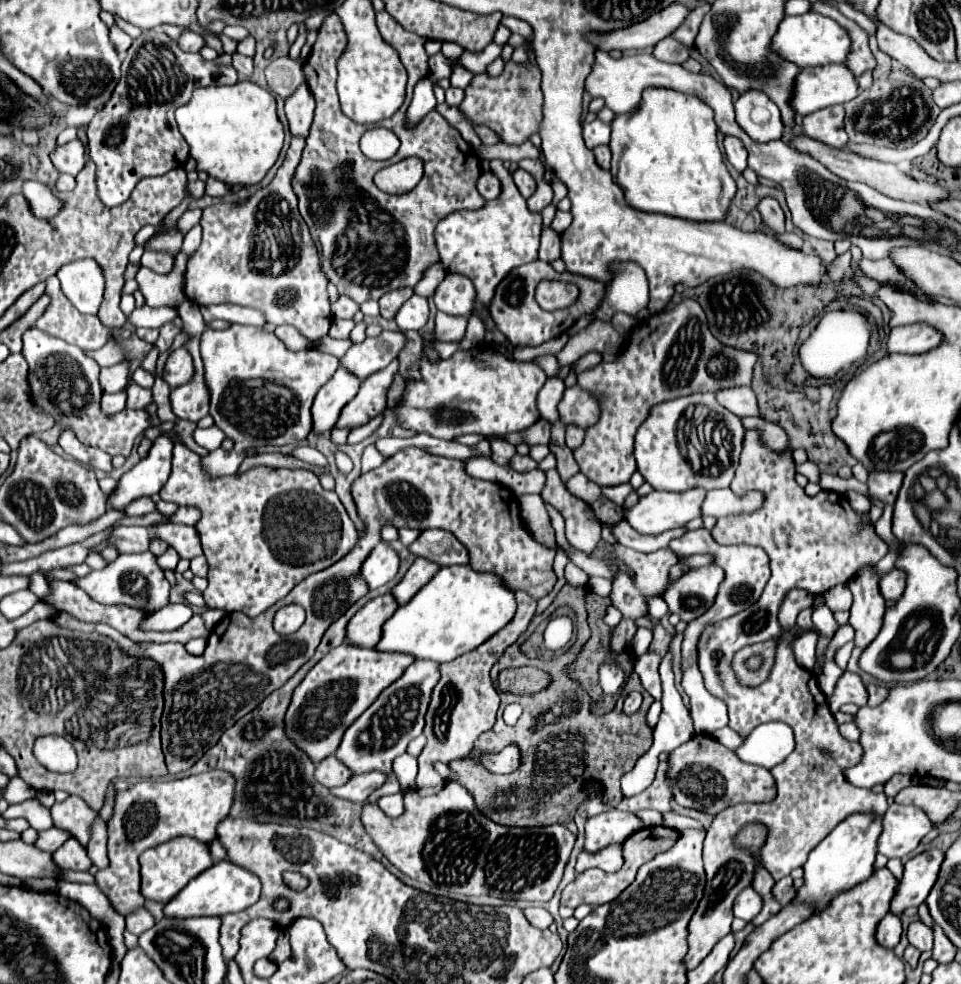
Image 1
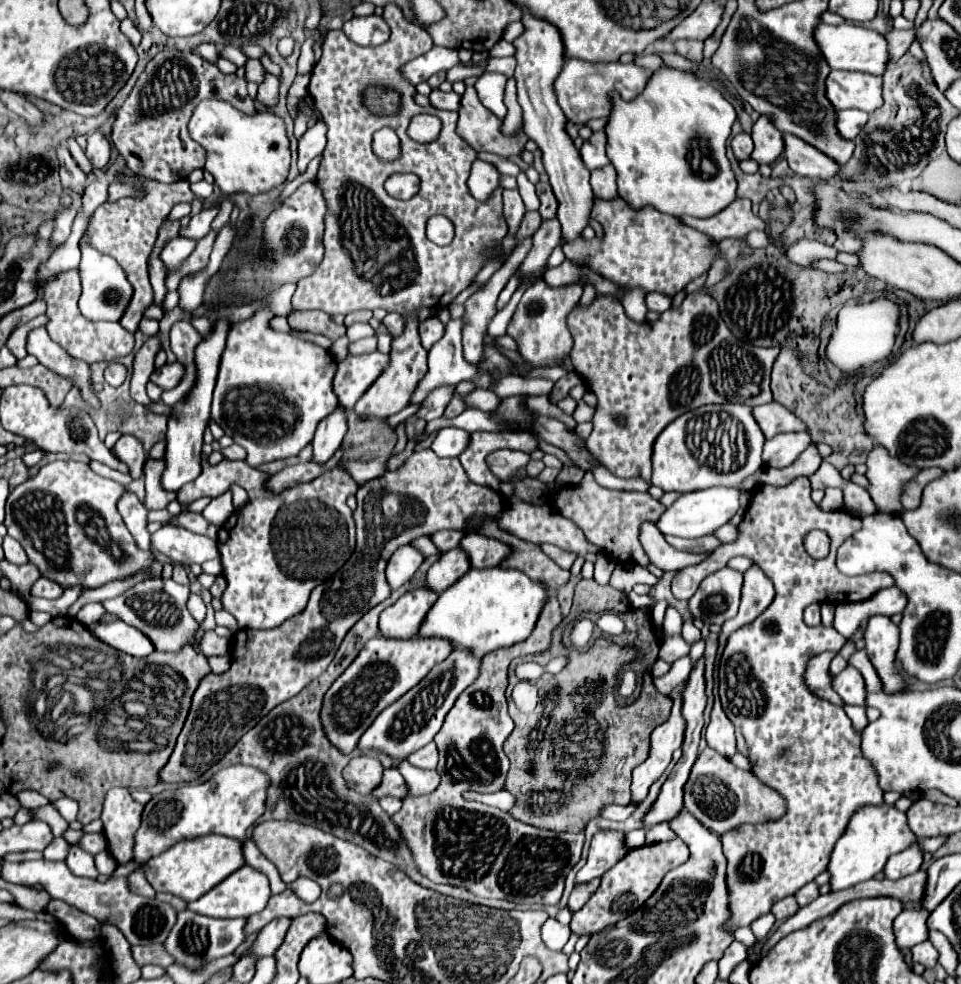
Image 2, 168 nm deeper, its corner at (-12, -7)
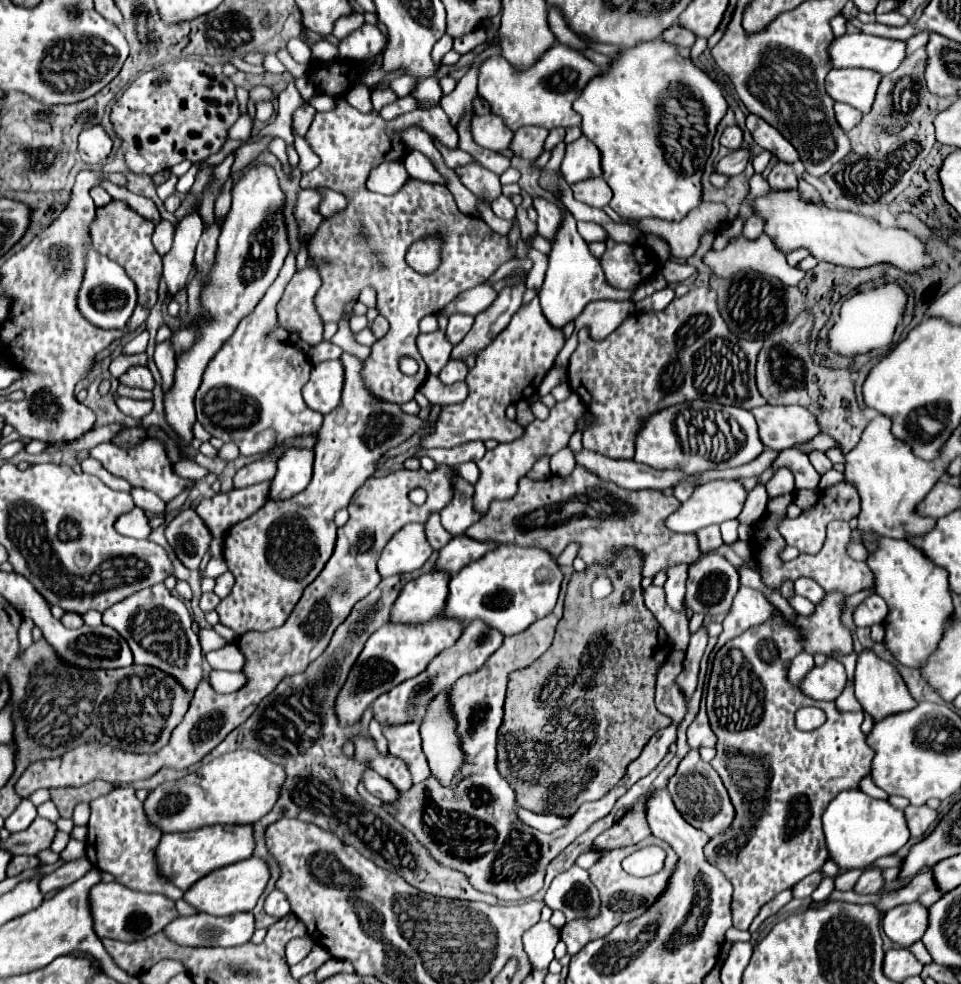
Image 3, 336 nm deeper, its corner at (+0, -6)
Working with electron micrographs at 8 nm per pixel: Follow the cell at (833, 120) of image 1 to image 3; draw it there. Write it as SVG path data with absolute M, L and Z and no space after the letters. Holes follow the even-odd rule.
M837 102L835 104L835 114L837 114L837 122L841 124L841 128L847 132L847 130L851 130L857 122L861 122L861 118L863 118L863 114L859 112L859 110L855 110L853 106L849 106L849 104L841 104L841 102Z

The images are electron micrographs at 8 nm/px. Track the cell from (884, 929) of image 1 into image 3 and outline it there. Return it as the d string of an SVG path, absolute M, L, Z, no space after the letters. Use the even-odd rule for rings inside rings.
M899 904L885 912L883 932L899 946L911 946L921 940L929 924L929 910L921 904Z

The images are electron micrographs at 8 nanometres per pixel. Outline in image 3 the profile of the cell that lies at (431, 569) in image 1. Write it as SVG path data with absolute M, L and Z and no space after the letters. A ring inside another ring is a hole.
M465 534L461 536L455 536L441 552L439 552L439 558L437 558L437 568L439 570L445 570L449 574L457 574L463 566L467 566L469 562L481 558L483 554L487 554L489 550L493 550L497 544L485 540L485 542L479 542L479 540L473 540Z

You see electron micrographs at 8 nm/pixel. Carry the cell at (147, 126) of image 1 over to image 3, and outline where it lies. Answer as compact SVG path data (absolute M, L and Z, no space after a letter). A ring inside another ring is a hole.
M175 60L161 64L157 70L141 72L137 80L117 100L117 106L113 106L111 112L115 134L127 146L125 152L127 166L135 174L145 172L149 176L157 174L159 170L171 168L183 160L199 162L209 158L211 154L217 154L227 140L227 130L235 124L237 118L239 108L235 98L235 84L221 72L215 72L203 60Z

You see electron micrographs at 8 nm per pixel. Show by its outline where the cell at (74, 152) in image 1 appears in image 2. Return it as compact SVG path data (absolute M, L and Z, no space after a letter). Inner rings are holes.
M95 131L95 133L91 133L91 135L87 137L85 155L87 155L87 159L91 161L91 165L93 165L95 169L101 169L101 167L105 167L105 165L109 163L109 155L111 155L111 153L109 153L109 141L105 139L103 133Z

